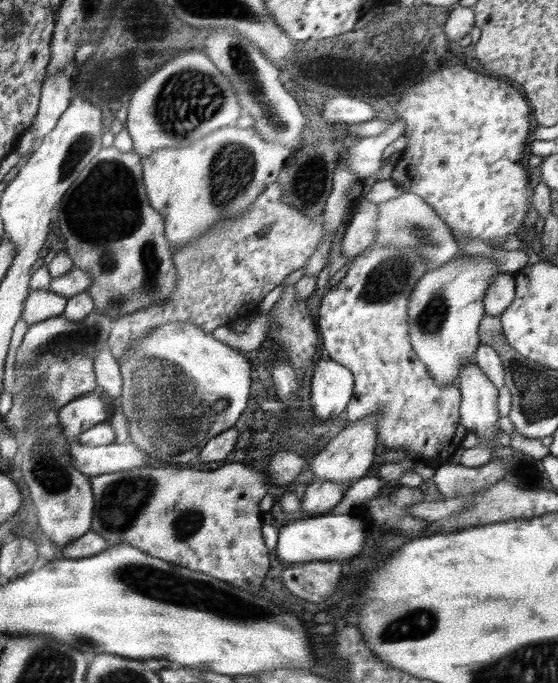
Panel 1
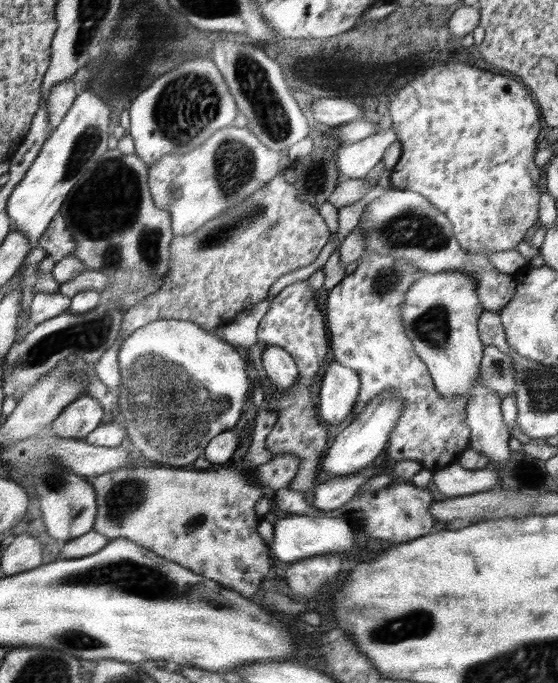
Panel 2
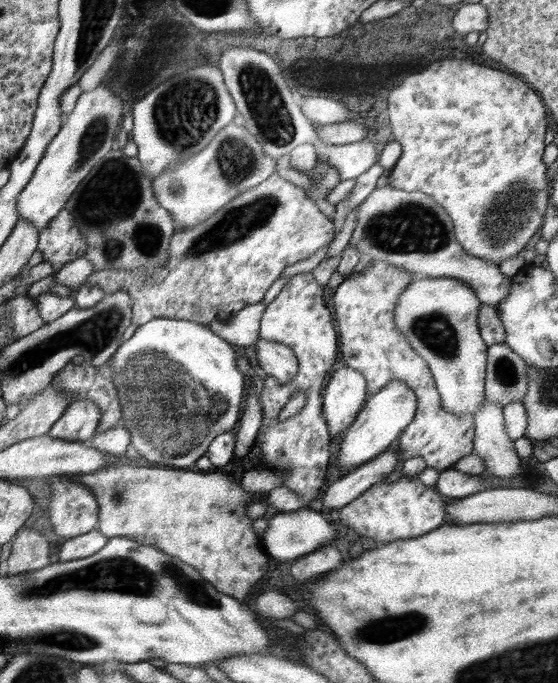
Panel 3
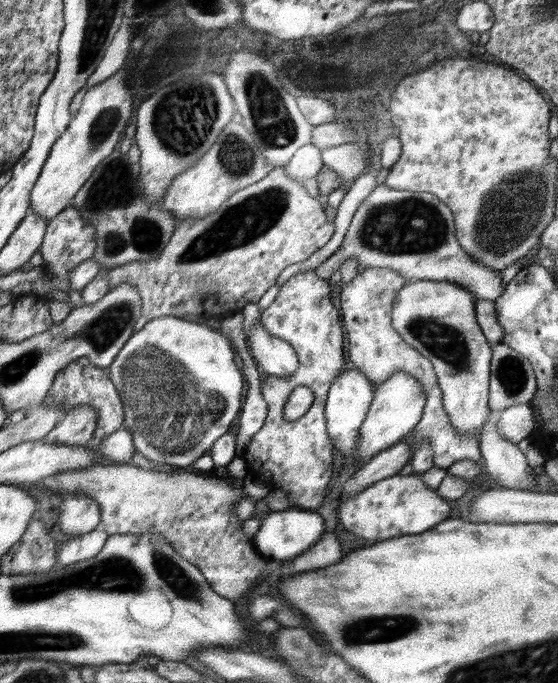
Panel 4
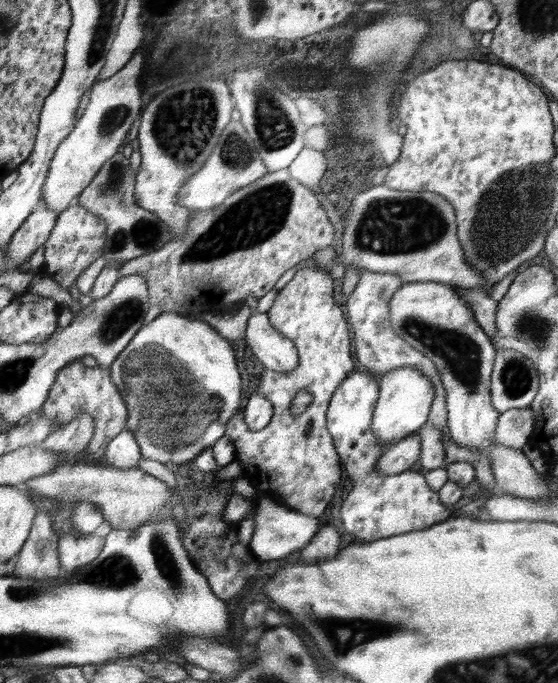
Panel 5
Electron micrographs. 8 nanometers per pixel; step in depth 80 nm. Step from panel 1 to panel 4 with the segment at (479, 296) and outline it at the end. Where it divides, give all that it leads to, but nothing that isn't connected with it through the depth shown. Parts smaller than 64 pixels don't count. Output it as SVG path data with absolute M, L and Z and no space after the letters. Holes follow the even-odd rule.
M448 281L407 282L391 310L391 325L404 342L428 358L443 392L443 408L460 434L481 433L490 417L488 408L492 346L484 337L475 313L475 295Z

